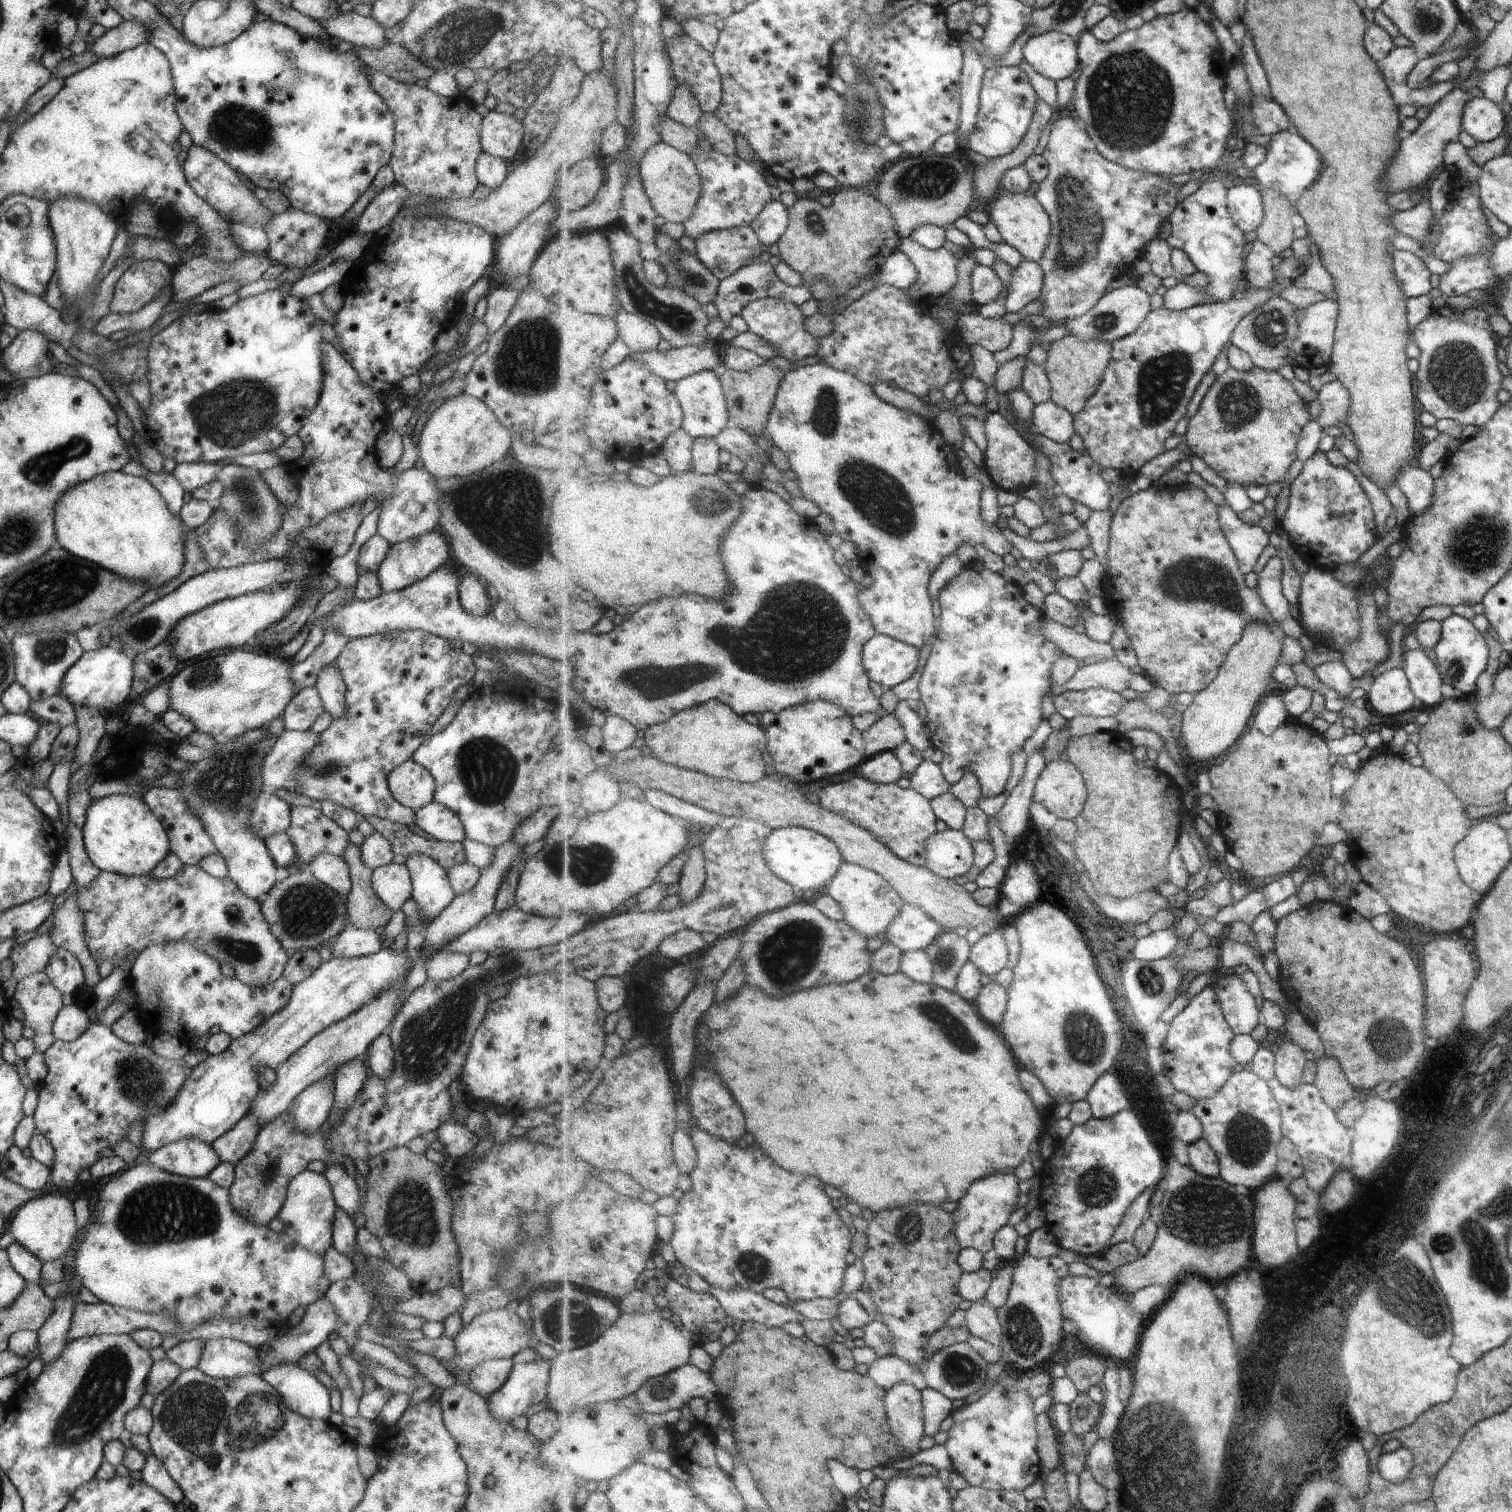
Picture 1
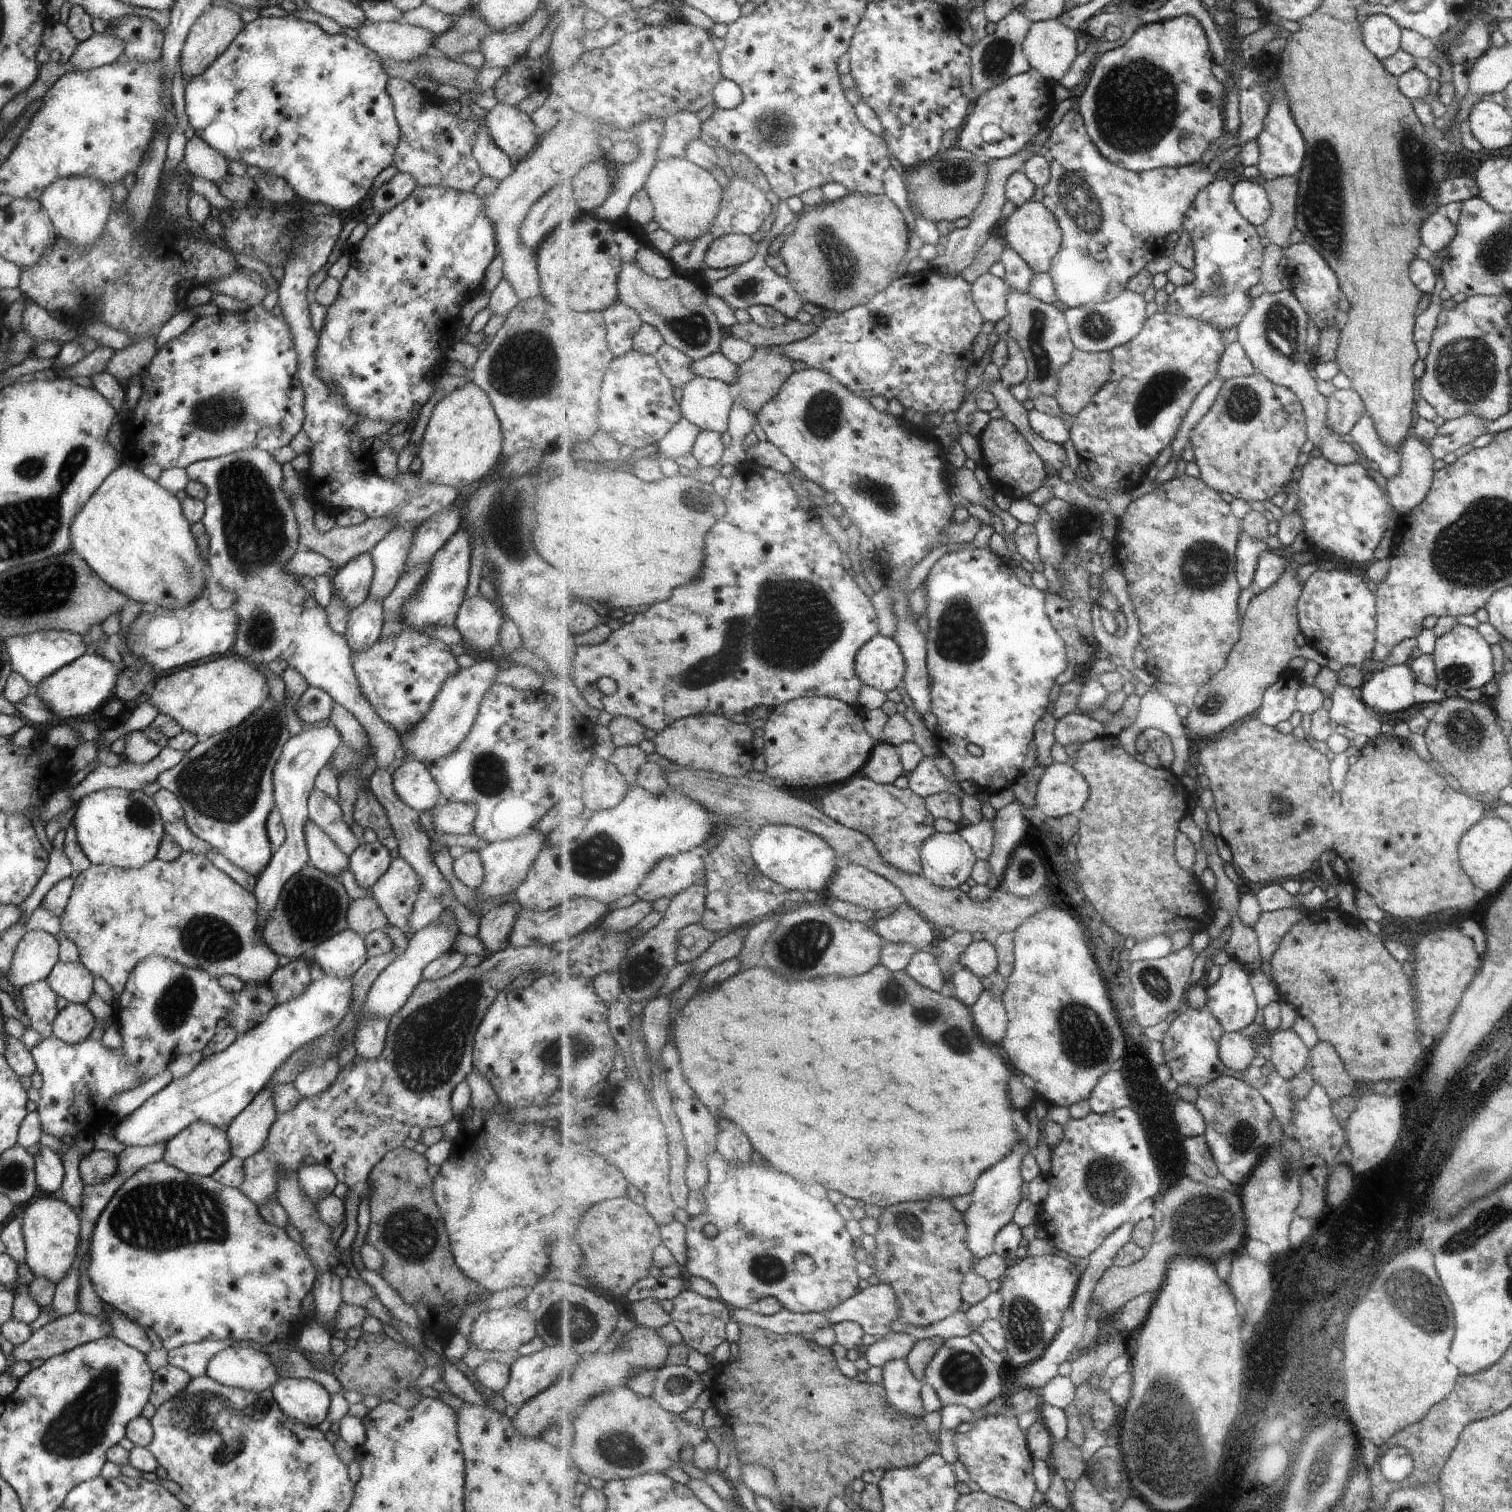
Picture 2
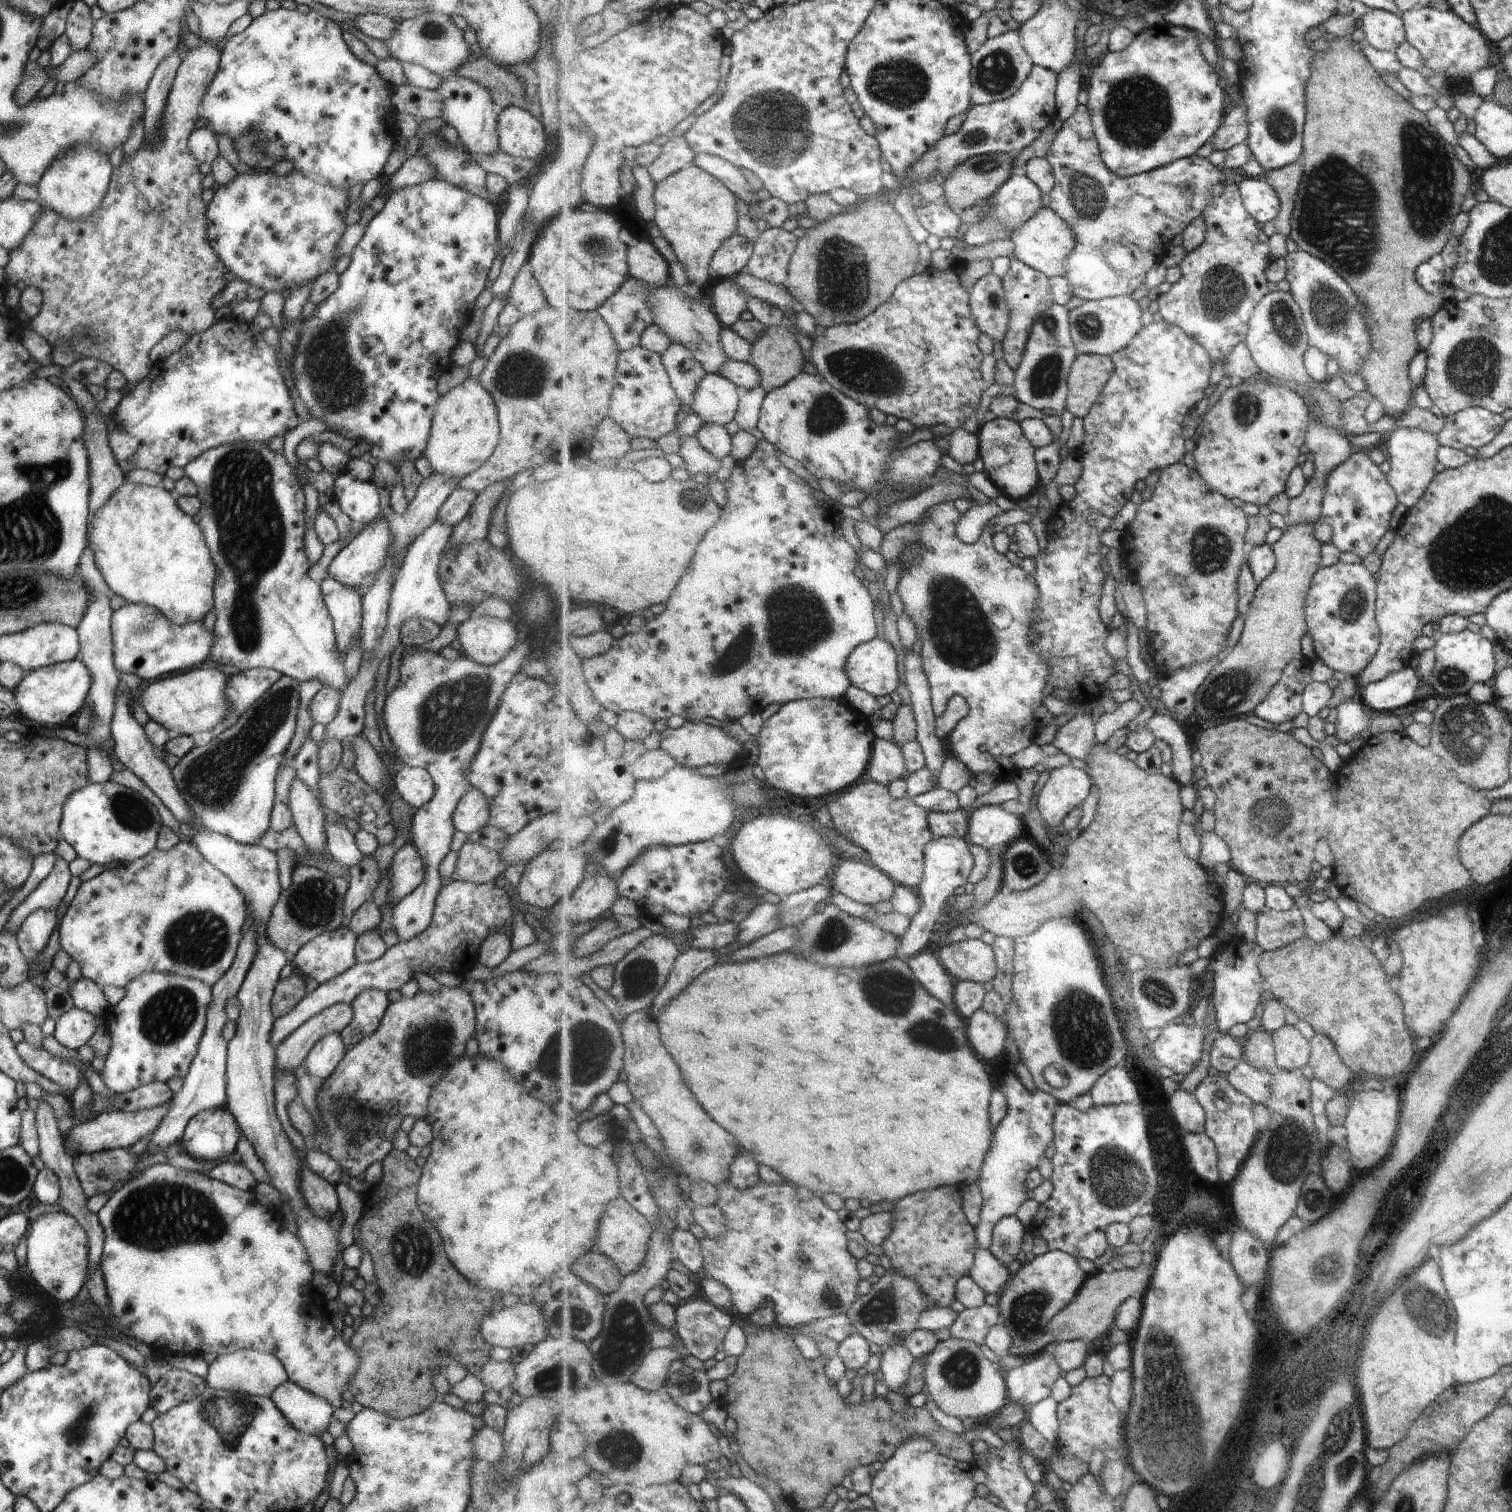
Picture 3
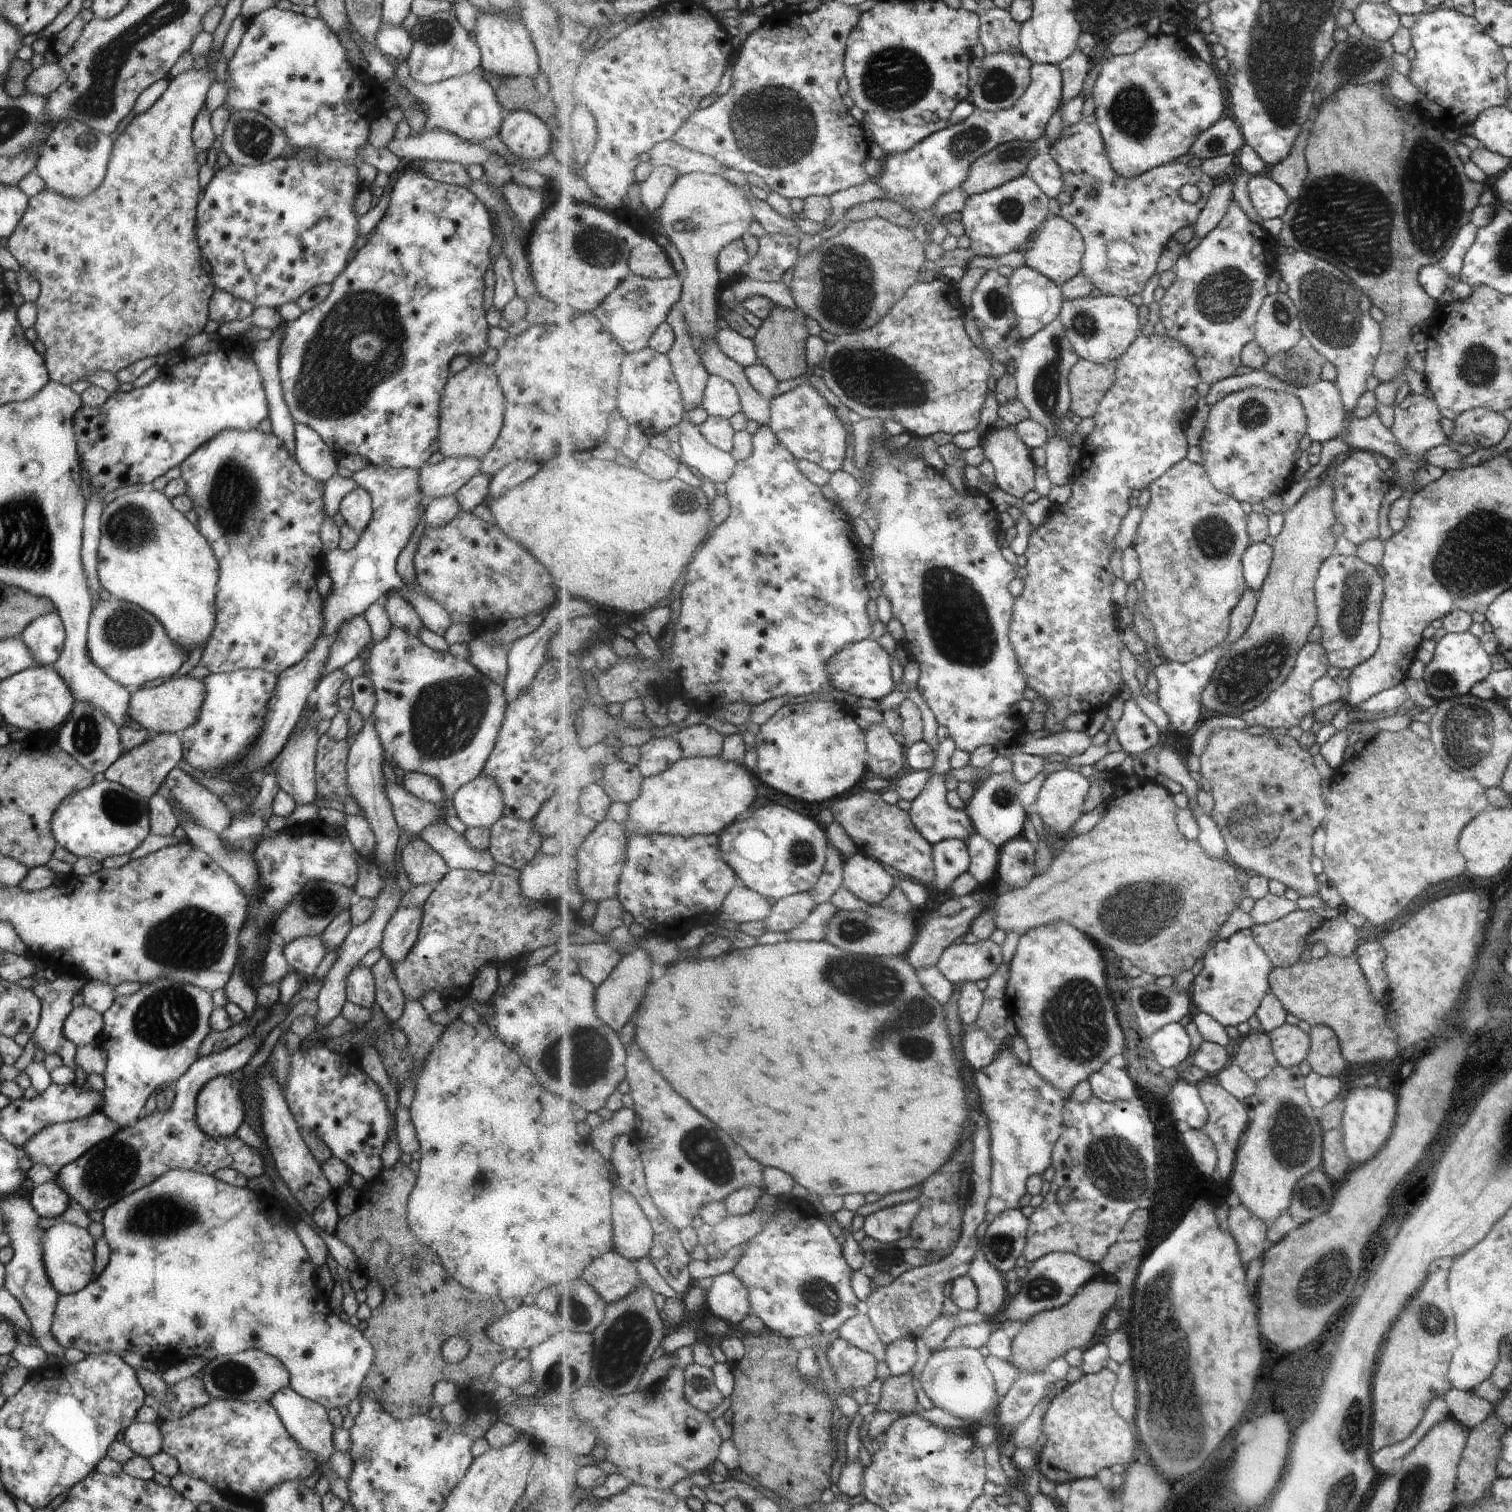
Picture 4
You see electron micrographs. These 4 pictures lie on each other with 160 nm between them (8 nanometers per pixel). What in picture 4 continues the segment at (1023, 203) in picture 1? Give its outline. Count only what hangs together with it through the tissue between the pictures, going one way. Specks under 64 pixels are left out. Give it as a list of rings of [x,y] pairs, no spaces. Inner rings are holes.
[[[1054,216],[1044,222],[1043,228],[1038,232],[1037,236],[1029,242],[1029,247],[1022,252],[1026,260],[1026,264],[1031,268],[1038,270],[1041,274],[1054,280],[1060,287],[1074,276],[1082,272],[1082,260],[1086,254],[1086,242],[1082,232],[1073,223],[1070,223],[1062,216]]]

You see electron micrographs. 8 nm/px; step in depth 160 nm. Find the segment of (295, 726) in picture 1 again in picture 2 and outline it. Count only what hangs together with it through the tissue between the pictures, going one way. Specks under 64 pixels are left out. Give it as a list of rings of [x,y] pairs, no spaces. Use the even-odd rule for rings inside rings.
[[[307,686],[299,696],[295,706],[295,714],[301,722],[313,725],[319,720],[326,720],[331,712],[331,696],[323,690]]]

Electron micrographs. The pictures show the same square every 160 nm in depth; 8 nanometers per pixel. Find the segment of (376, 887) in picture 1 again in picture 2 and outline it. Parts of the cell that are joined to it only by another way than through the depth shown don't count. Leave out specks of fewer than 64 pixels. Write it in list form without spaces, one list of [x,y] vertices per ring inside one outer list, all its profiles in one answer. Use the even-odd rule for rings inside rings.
[[[403,858],[392,859],[387,870],[370,889],[372,898],[385,914],[388,924],[401,928],[409,940],[412,934],[405,932],[407,920],[415,900],[421,893],[413,868]]]

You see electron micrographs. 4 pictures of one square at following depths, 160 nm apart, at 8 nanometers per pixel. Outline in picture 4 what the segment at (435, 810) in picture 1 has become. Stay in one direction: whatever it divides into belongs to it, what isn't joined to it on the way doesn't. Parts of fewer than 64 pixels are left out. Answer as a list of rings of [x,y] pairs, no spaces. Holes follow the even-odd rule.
[[[475,775],[469,782],[463,783],[451,799],[456,817],[466,827],[490,827],[501,815],[503,810],[502,794],[498,784],[490,776]]]

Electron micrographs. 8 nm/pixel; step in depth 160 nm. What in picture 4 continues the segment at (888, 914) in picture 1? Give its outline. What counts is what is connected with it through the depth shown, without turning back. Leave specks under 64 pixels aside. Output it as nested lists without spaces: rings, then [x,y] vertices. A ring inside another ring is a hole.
[[[857,852],[844,861],[844,885],[869,905],[881,905],[896,886],[882,863]]]

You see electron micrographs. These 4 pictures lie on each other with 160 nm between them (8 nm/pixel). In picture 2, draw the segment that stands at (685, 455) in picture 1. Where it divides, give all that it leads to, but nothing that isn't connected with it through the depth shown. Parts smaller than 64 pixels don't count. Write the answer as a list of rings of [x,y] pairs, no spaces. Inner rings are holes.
[[[683,418],[676,426],[659,442],[659,451],[667,454],[671,458],[692,454],[699,434],[695,424]]]

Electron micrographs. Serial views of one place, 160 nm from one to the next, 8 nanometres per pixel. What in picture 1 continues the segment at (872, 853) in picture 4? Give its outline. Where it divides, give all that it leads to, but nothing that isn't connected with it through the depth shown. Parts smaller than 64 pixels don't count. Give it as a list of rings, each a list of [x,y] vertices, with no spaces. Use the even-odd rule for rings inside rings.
[[[861,775],[823,787],[817,795],[820,804],[827,810],[871,831],[899,858],[915,866],[926,866],[926,842],[939,831],[936,825],[939,819],[933,812],[930,800],[922,794],[912,788],[900,788],[896,783],[876,783]]]

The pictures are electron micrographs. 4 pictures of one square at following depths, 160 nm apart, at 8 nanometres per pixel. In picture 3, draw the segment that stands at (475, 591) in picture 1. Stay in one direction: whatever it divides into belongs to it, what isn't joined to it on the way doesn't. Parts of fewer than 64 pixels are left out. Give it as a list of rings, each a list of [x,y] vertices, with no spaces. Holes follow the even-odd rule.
[[[469,616],[456,627],[456,639],[462,652],[475,663],[494,665],[520,637],[520,628],[512,620]]]

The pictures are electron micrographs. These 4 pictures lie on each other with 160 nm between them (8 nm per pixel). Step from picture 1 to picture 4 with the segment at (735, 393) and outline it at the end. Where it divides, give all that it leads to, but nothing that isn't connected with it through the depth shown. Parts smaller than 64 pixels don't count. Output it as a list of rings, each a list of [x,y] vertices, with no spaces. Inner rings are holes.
[[[776,306],[771,316],[763,321],[754,338],[760,363],[770,368],[780,381],[803,377],[807,372],[807,338],[810,332],[805,319],[801,312]]]

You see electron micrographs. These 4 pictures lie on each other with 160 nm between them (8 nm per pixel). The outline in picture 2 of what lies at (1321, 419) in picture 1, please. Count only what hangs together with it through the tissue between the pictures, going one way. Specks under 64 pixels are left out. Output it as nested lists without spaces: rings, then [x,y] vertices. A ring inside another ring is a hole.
[[[1335,390],[1327,397],[1327,426],[1335,434],[1349,434],[1364,414],[1362,400],[1352,390]]]

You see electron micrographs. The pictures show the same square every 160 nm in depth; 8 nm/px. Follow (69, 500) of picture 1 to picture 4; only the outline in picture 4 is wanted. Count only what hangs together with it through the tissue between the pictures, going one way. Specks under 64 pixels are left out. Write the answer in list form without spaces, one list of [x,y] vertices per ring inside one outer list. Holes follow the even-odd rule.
[[[147,486],[135,492],[119,493],[102,508],[99,530],[96,576],[100,586],[111,598],[130,602],[155,616],[171,642],[186,651],[187,658],[195,648],[204,647],[215,626],[215,595],[220,570],[211,547],[197,527],[175,510],[161,491]]]

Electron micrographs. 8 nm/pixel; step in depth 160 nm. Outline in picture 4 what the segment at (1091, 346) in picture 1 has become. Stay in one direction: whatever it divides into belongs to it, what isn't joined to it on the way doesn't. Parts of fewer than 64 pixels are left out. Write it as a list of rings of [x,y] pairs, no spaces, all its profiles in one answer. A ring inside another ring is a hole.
[[[1081,359],[1073,366],[1070,372],[1071,414],[1081,419],[1094,417],[1100,402],[1114,388],[1117,370],[1117,361],[1101,364]]]

